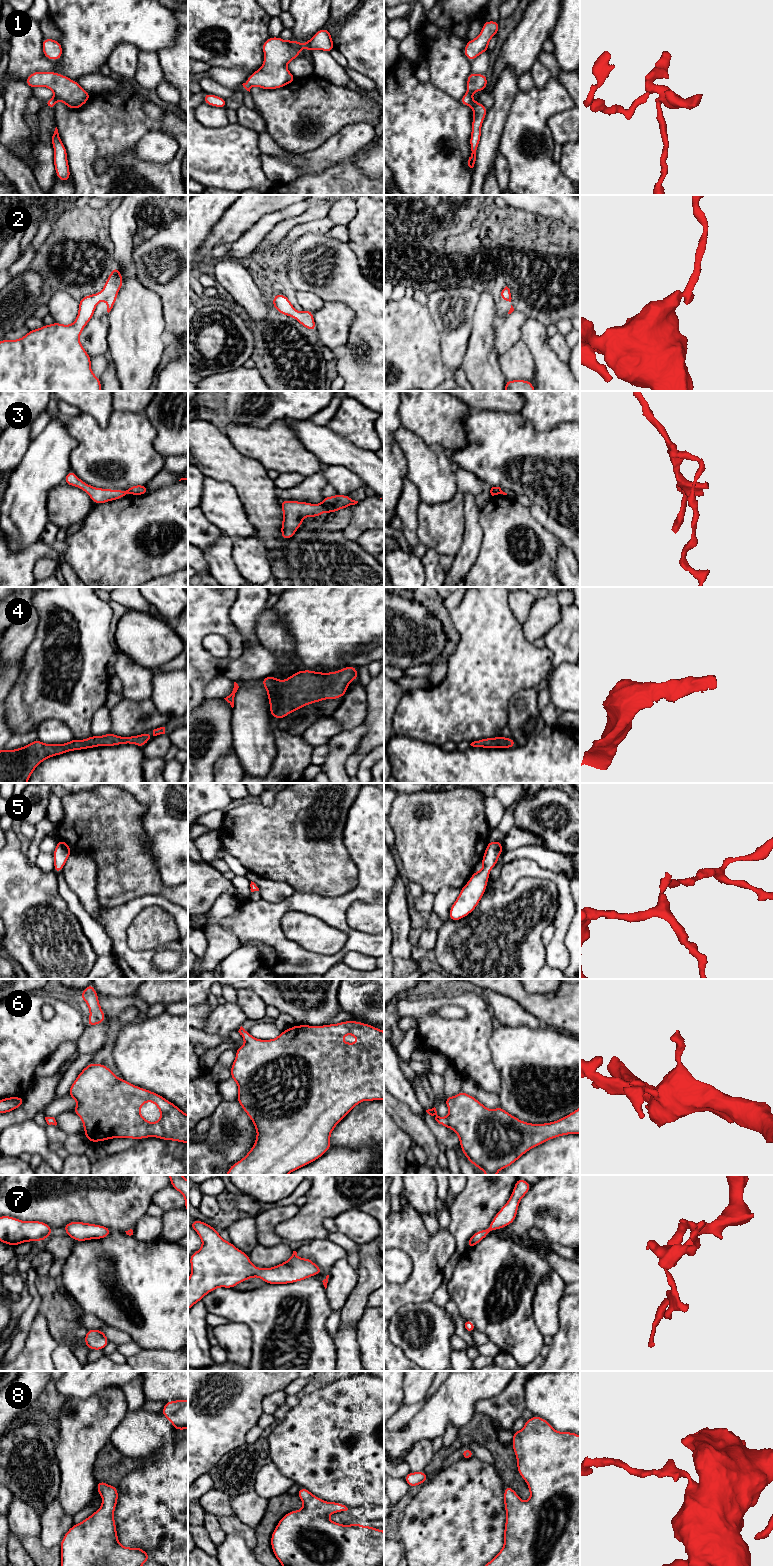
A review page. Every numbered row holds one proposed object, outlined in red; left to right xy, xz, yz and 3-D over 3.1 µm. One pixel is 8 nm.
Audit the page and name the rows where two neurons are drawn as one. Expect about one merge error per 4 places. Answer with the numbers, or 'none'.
3

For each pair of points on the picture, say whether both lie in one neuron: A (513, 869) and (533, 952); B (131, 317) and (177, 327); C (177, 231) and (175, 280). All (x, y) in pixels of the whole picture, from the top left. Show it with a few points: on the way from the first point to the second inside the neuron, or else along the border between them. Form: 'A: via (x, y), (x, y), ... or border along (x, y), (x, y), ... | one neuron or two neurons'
A: border along (539, 877), (521, 877), (509, 890), (498, 878) | two neurons
B: border along (160, 301), (165, 334), (168, 337) | two neurons
C: via (177, 243), (177, 268) | one neuron

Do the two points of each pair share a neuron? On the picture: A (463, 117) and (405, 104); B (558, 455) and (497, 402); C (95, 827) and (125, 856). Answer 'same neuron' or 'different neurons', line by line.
A: same neuron
B: different neurons
C: same neuron

